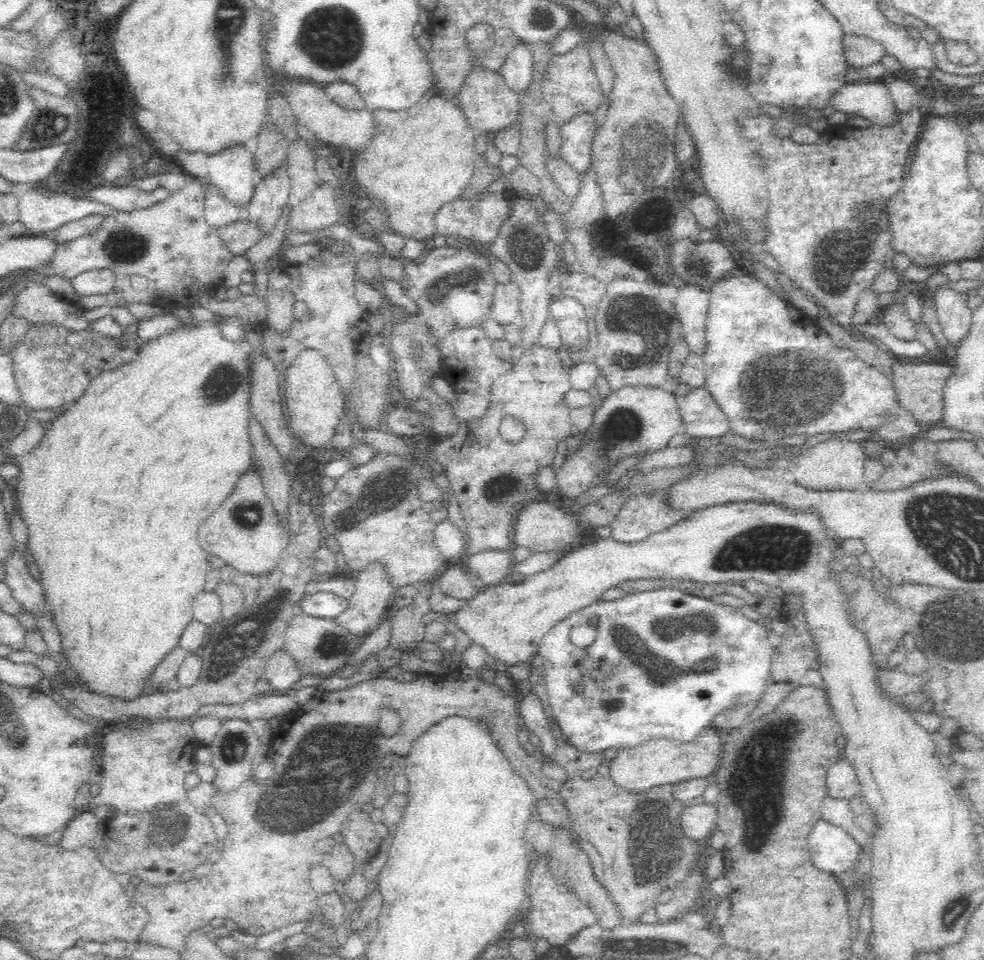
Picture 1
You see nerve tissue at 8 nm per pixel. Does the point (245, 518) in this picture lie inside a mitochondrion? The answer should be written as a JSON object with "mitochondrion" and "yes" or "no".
{"mitochondrion":"yes"}

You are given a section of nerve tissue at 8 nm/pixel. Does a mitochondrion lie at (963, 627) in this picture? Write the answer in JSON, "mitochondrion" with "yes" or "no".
{"mitochondrion":"yes"}

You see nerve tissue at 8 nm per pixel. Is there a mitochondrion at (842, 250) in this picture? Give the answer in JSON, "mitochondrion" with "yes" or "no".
{"mitochondrion":"yes"}

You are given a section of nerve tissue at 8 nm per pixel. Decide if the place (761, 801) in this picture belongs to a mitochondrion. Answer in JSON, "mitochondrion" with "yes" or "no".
{"mitochondrion":"yes"}

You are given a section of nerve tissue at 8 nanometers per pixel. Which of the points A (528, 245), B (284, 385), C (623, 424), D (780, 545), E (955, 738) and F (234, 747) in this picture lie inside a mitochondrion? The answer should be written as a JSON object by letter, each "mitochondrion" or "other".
{"A":"mitochondrion","B":"other","C":"mitochondrion","D":"mitochondrion","E":"other","F":"mitochondrion"}

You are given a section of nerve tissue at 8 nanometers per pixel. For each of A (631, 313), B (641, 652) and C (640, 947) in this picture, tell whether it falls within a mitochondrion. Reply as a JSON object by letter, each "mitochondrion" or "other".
{"A":"mitochondrion","B":"mitochondrion","C":"other"}

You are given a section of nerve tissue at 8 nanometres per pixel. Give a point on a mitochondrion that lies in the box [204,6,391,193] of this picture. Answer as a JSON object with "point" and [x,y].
{"point":[333,38]}

